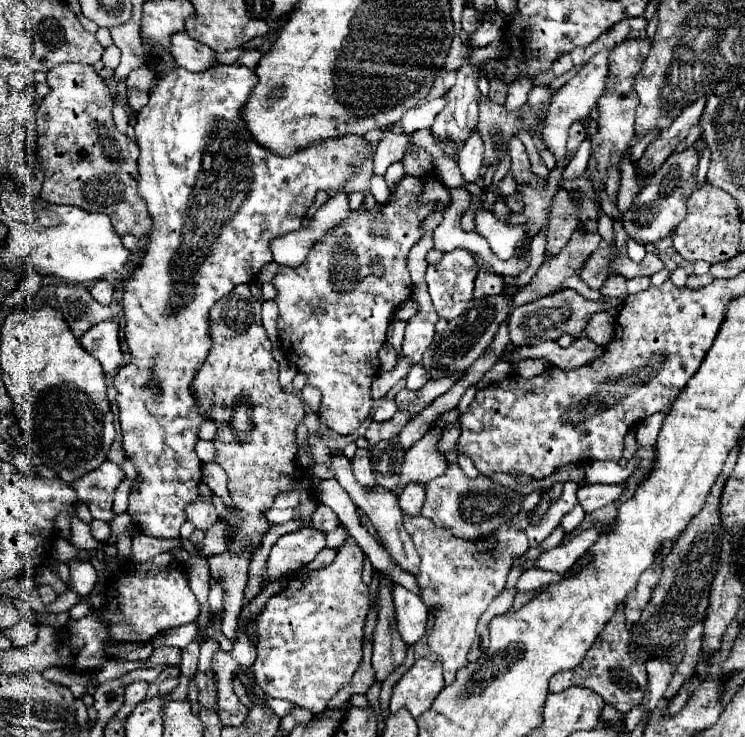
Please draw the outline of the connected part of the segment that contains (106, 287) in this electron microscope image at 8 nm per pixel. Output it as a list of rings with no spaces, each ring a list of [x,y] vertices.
[[[98,280],[92,284],[90,288],[92,296],[96,298],[96,302],[104,304],[104,306],[110,306],[112,300],[114,300],[114,286],[108,282],[108,280]]]

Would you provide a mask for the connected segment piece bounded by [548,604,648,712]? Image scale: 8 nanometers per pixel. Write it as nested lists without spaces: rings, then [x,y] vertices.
[[[624,604],[618,606],[616,614],[608,620],[608,624],[604,626],[604,630],[600,632],[600,636],[596,638],[596,642],[592,644],[592,648],[586,652],[584,660],[572,668],[572,670],[564,670],[560,674],[554,674],[550,678],[550,692],[562,692],[570,686],[586,686],[590,690],[594,690],[596,694],[600,694],[604,698],[606,704],[614,706],[618,712],[628,712],[630,708],[638,706],[644,698],[646,692],[646,668],[642,662],[632,660],[630,656],[630,632],[624,628]]]

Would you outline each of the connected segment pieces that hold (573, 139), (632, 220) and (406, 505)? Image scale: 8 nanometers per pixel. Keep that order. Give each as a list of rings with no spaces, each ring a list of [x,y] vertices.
[[[574,122],[570,126],[570,136],[568,136],[568,152],[574,154],[580,146],[580,142],[586,138],[586,128],[582,122]]]
[[[686,148],[684,152],[674,152],[654,174],[648,178],[646,186],[636,194],[632,204],[640,204],[630,208],[624,214],[624,228],[626,232],[638,242],[656,242],[668,238],[672,230],[684,220],[686,214],[686,200],[694,192],[696,186],[696,172],[698,172],[698,156],[694,148]]]
[[[408,484],[404,488],[404,492],[400,494],[398,498],[398,504],[400,504],[400,510],[406,514],[406,516],[420,516],[420,508],[422,508],[422,502],[424,502],[424,484]]]

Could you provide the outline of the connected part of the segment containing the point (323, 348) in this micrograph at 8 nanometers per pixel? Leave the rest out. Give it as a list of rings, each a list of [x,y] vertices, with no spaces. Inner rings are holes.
[[[406,176],[406,178],[402,178],[402,180],[390,190],[390,200],[382,206],[382,218],[380,218],[380,220],[378,220],[378,218],[376,218],[376,220],[370,220],[370,218],[364,220],[364,218],[360,216],[360,212],[352,212],[350,218],[346,218],[344,222],[332,226],[332,228],[330,228],[330,230],[328,230],[328,232],[326,232],[326,234],[312,246],[310,254],[306,256],[306,260],[304,260],[298,268],[280,266],[276,278],[272,280],[274,286],[278,288],[276,304],[278,304],[280,316],[278,316],[276,322],[278,322],[280,348],[284,350],[288,362],[290,362],[292,366],[296,366],[300,372],[304,372],[304,374],[308,376],[308,384],[310,384],[310,386],[316,386],[316,388],[322,392],[322,404],[320,404],[320,408],[318,408],[318,416],[320,416],[320,420],[322,420],[330,430],[334,430],[334,432],[340,434],[340,436],[354,434],[356,428],[360,426],[360,422],[366,420],[366,418],[370,416],[370,410],[372,410],[372,406],[374,406],[374,402],[372,402],[372,398],[370,398],[370,384],[372,384],[372,376],[378,372],[378,350],[380,350],[380,348],[384,346],[384,342],[386,342],[386,328],[388,328],[388,324],[390,324],[394,312],[398,310],[398,306],[400,306],[404,300],[408,300],[408,298],[412,296],[412,286],[410,286],[412,280],[410,280],[410,274],[408,274],[408,268],[406,268],[406,258],[408,258],[410,248],[412,248],[412,246],[420,240],[420,236],[422,236],[422,228],[420,228],[420,224],[426,220],[428,214],[432,214],[432,212],[436,210],[436,202],[422,204],[422,202],[418,200],[418,196],[420,196],[422,190],[424,190],[424,182],[426,182],[426,178],[414,178],[414,176]],[[370,262],[380,262],[380,264],[384,266],[382,276],[372,274],[372,270],[370,270]]]

